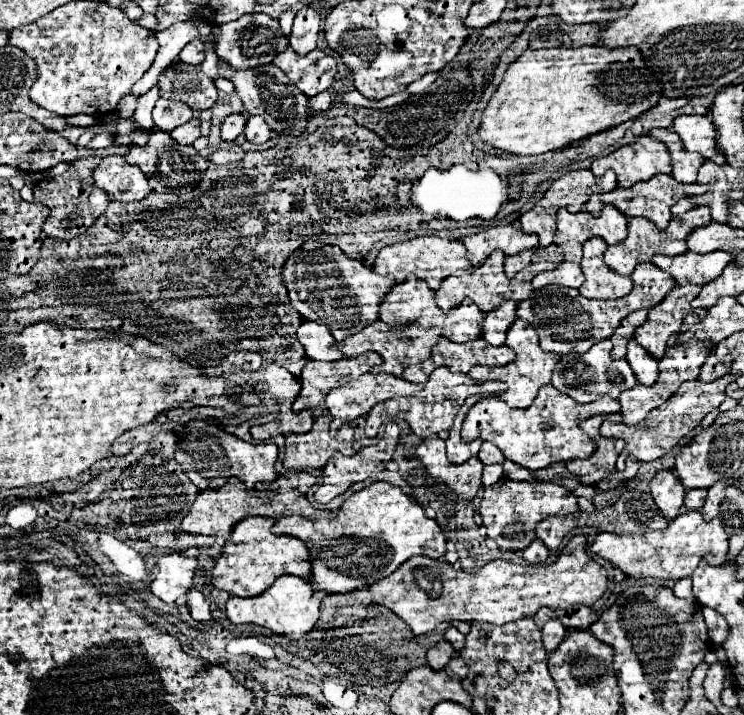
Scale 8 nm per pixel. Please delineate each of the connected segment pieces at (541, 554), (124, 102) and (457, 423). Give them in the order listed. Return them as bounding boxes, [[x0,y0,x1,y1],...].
[[523,539,549,563],[116,94,139,118],[447,397,481,463]]

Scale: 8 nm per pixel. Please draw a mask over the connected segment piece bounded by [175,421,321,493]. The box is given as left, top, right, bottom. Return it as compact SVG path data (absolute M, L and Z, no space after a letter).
M189 421L187 425L179 427L177 431L177 451L175 451L175 461L183 467L187 477L201 489L219 489L225 485L229 477L237 477L245 483L247 489L253 489L255 483L259 481L273 481L271 489L299 489L301 493L307 493L311 485L321 483L319 477L307 473L307 471L293 471L291 475L279 475L275 471L275 461L277 461L277 445L265 443L265 445L251 445L245 443L243 439L229 435L217 425L207 425L203 421Z

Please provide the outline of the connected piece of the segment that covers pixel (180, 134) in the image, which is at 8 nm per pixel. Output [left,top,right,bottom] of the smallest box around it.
[171,117,199,145]

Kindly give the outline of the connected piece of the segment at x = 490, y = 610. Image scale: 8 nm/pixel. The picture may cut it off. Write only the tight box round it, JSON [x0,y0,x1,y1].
[369,537,607,635]

